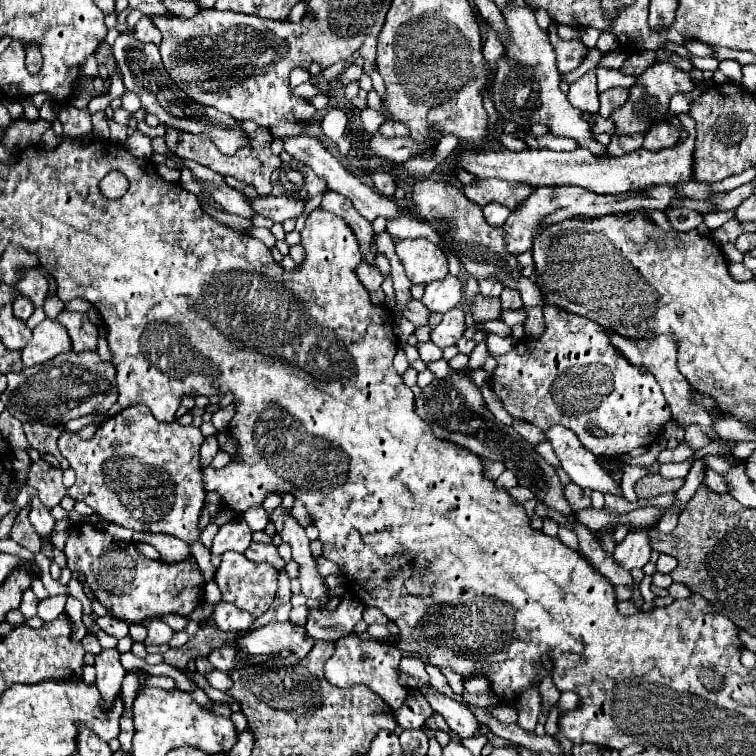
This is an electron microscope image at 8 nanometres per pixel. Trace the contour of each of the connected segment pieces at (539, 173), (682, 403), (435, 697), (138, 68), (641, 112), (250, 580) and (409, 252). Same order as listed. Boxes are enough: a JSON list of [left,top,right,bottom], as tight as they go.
[[456,114,696,194],[610,332,724,444],[398,670,478,738],[114,34,246,154],[612,62,694,134],[214,552,278,618],[396,240,448,284]]

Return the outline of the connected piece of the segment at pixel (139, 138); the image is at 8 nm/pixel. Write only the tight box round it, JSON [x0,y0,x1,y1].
[124,130,152,160]

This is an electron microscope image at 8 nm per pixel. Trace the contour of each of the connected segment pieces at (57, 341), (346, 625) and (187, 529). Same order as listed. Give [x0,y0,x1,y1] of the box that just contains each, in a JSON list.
[[22,318,70,366],[306,592,364,642],[58,406,204,544]]

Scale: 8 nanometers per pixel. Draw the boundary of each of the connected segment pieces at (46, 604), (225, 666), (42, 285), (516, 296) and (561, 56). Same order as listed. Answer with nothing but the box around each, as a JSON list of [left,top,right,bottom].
[[38,596,66,622],[208,644,236,672],[16,268,48,308],[500,288,522,310],[548,22,588,74]]

